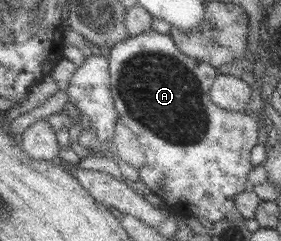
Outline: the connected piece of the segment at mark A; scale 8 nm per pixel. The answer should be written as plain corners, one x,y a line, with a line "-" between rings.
153,29
144,31
144,33
140,33
140,35
130,36
128,39
120,41
120,43
116,43
109,52
108,68
110,73
111,94
113,95
119,120
138,137
140,146
143,148
146,156
146,168
138,169
139,180
142,181
144,185
150,187
150,189
160,197
163,205
169,208
172,213
185,214
187,217
200,215
200,217
206,217
212,224
220,220
244,220
237,210
234,198
235,195
245,190
244,185
246,185
246,181
248,181
248,173
250,173
250,169
253,167
250,162
250,151
258,144
260,128
258,127
258,120
251,112
230,111
223,107
218,107
218,105
210,99
208,94
209,89
212,87
214,79
220,74
218,69
212,67
210,63
205,63
185,55
182,51
178,50
176,43
172,40
170,35
158,33
158,31
154,31

